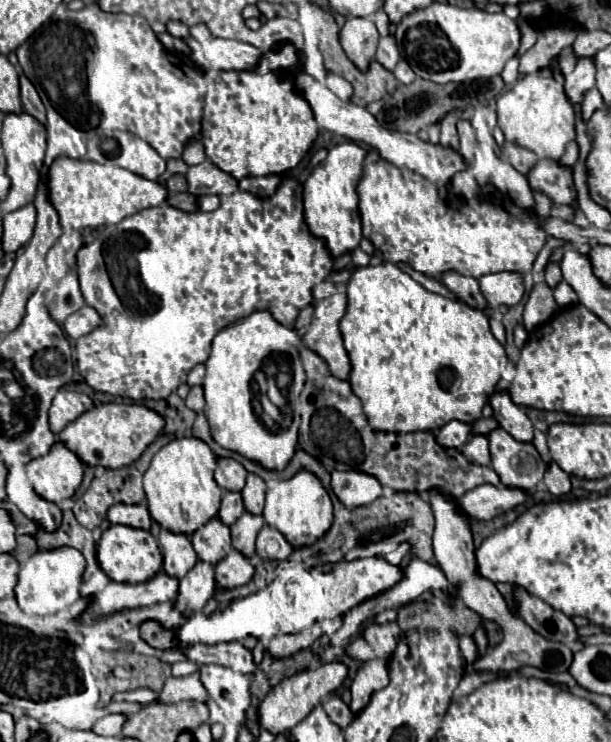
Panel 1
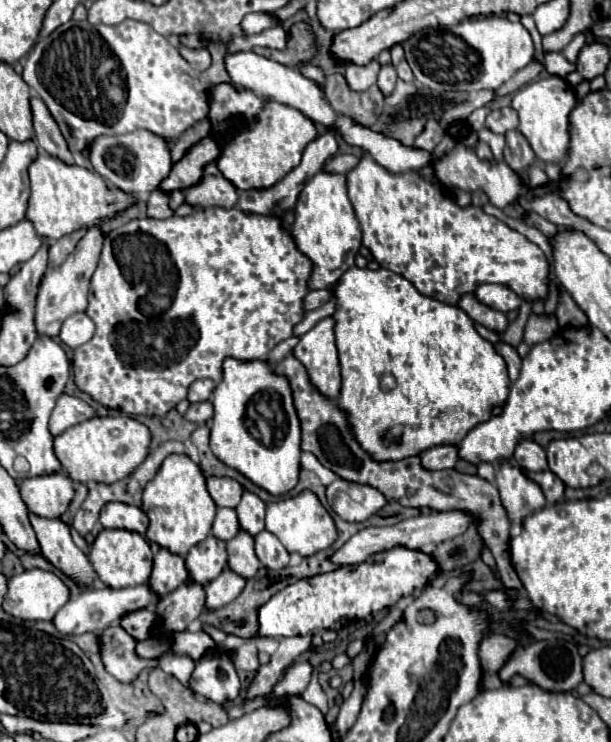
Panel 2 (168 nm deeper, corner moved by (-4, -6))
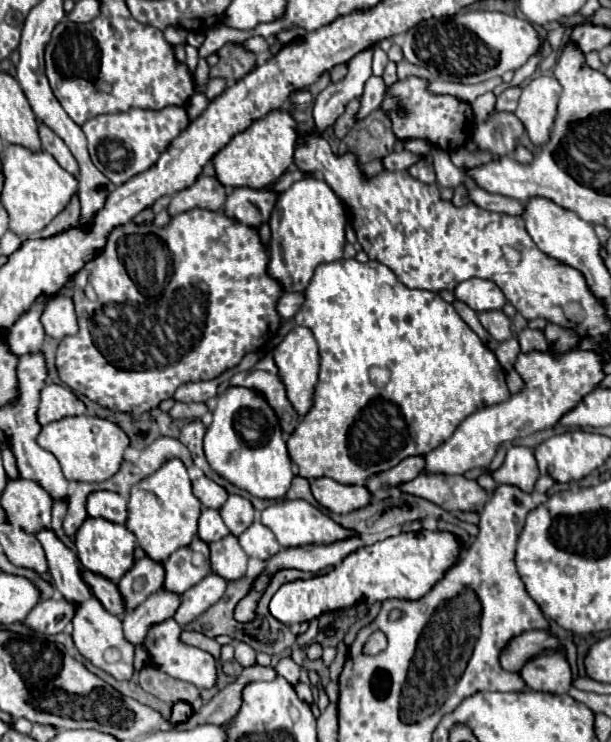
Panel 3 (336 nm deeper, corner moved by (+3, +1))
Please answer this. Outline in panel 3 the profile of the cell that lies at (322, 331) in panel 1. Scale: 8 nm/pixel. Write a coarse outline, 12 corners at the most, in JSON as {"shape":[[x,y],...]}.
{"shape":[[296,326],[274,362],[298,414],[308,414],[320,372],[314,334]]}

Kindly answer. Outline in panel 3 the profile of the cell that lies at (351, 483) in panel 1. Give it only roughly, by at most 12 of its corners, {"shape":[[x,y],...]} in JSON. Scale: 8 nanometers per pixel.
{"shape":[[310,480],[314,498],[336,514],[370,504],[360,484]]}

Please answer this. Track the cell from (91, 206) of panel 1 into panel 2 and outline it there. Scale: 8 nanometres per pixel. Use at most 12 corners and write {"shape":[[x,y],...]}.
{"shape":[[39,149],[25,217],[55,241],[135,203]]}

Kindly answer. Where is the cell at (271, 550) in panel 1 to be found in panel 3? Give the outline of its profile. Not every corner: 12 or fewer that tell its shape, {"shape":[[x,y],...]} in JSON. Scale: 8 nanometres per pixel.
{"shape":[[260,520],[238,536],[250,558],[268,560],[282,550]]}

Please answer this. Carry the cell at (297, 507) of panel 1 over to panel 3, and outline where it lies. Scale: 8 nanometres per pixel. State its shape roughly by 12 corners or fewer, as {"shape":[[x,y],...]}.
{"shape":[[306,500],[262,510],[282,548],[352,534]]}

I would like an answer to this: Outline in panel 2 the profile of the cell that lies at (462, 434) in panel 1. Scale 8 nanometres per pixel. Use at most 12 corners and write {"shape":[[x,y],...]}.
{"shape":[[431,447],[421,453],[429,471],[453,469],[457,447]]}

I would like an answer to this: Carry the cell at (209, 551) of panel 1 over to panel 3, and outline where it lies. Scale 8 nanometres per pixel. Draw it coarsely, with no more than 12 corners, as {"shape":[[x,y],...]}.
{"shape":[[198,536],[166,562],[166,590],[176,594],[198,584],[210,566],[194,566],[192,554],[208,560],[208,544]]}

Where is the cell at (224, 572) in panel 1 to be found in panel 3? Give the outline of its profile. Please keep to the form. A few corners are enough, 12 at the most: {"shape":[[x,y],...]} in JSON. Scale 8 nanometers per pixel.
{"shape":[[210,572],[180,596],[184,626],[222,598],[228,582]]}

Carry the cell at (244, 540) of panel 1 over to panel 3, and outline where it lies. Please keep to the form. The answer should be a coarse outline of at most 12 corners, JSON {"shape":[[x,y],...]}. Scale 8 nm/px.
{"shape":[[234,534],[210,544],[212,572],[226,580],[246,574],[248,556]]}

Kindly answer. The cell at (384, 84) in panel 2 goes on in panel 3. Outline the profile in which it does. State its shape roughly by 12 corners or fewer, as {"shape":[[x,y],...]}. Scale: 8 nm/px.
{"shape":[[370,76],[360,100],[358,118],[376,110],[386,92],[380,76]]}

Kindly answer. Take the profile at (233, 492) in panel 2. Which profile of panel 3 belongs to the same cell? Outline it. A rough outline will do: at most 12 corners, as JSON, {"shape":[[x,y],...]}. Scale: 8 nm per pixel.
{"shape":[[202,476],[194,494],[206,508],[220,508],[228,492]]}

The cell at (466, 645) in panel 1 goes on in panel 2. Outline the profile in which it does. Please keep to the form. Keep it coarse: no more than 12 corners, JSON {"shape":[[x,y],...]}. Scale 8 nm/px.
{"shape":[[489,635],[479,649],[481,665],[499,671],[517,649],[507,635]]}

